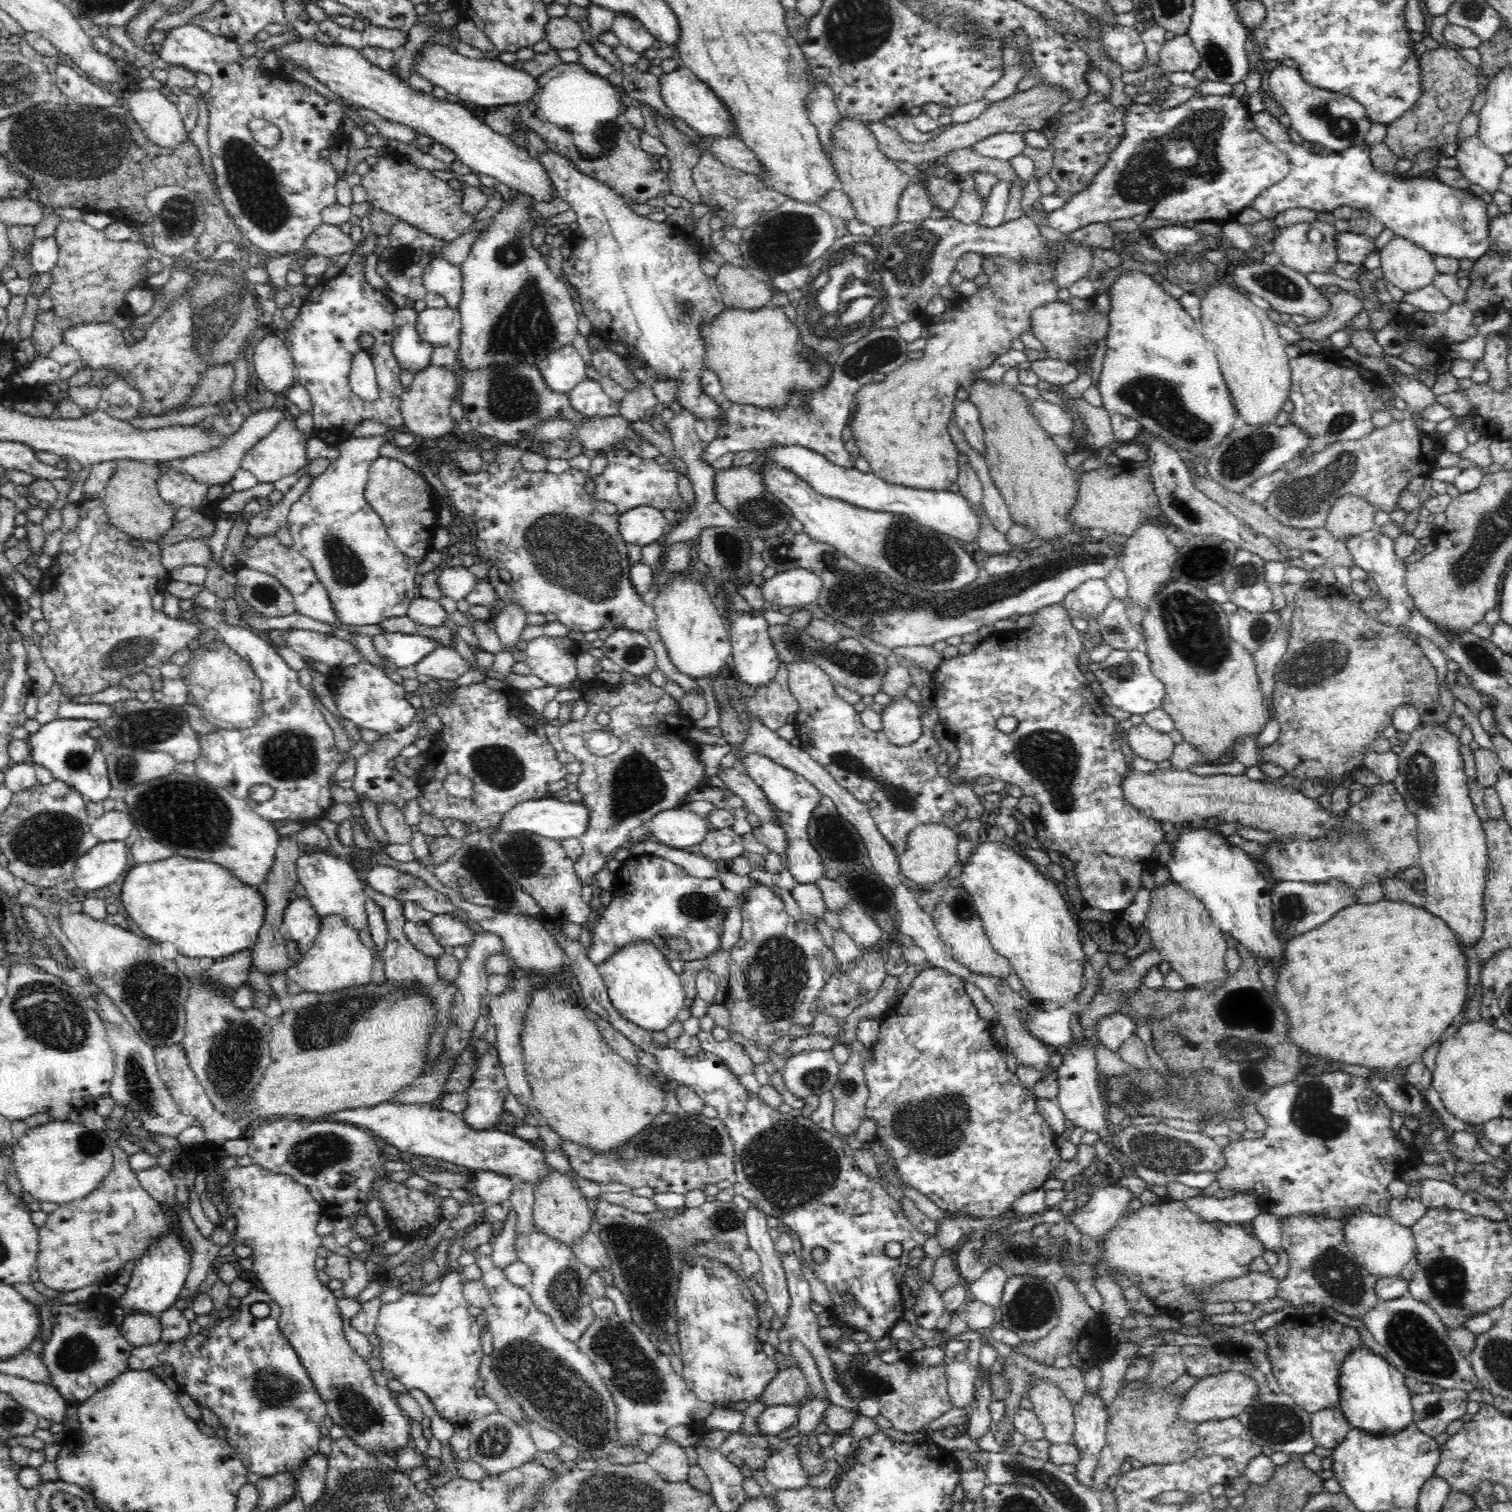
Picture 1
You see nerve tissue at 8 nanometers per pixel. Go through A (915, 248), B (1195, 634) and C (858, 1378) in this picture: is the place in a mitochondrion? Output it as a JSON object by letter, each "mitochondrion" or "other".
{"A":"mitochondrion","B":"mitochondrion","C":"mitochondrion"}

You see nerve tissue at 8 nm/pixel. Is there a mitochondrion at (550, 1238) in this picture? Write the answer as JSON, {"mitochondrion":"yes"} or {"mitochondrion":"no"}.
{"mitochondrion":"no"}

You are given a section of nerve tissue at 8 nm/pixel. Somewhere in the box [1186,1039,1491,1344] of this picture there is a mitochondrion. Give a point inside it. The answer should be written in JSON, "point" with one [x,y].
{"point":[1340,1279]}

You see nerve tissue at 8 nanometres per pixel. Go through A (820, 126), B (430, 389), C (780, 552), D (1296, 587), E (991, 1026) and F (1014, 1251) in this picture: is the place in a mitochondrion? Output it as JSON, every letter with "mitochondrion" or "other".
{"A":"other","B":"other","C":"mitochondrion","D":"other","E":"other","F":"mitochondrion"}

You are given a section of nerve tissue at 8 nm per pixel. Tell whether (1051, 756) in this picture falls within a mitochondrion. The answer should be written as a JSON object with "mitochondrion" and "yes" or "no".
{"mitochondrion":"yes"}

